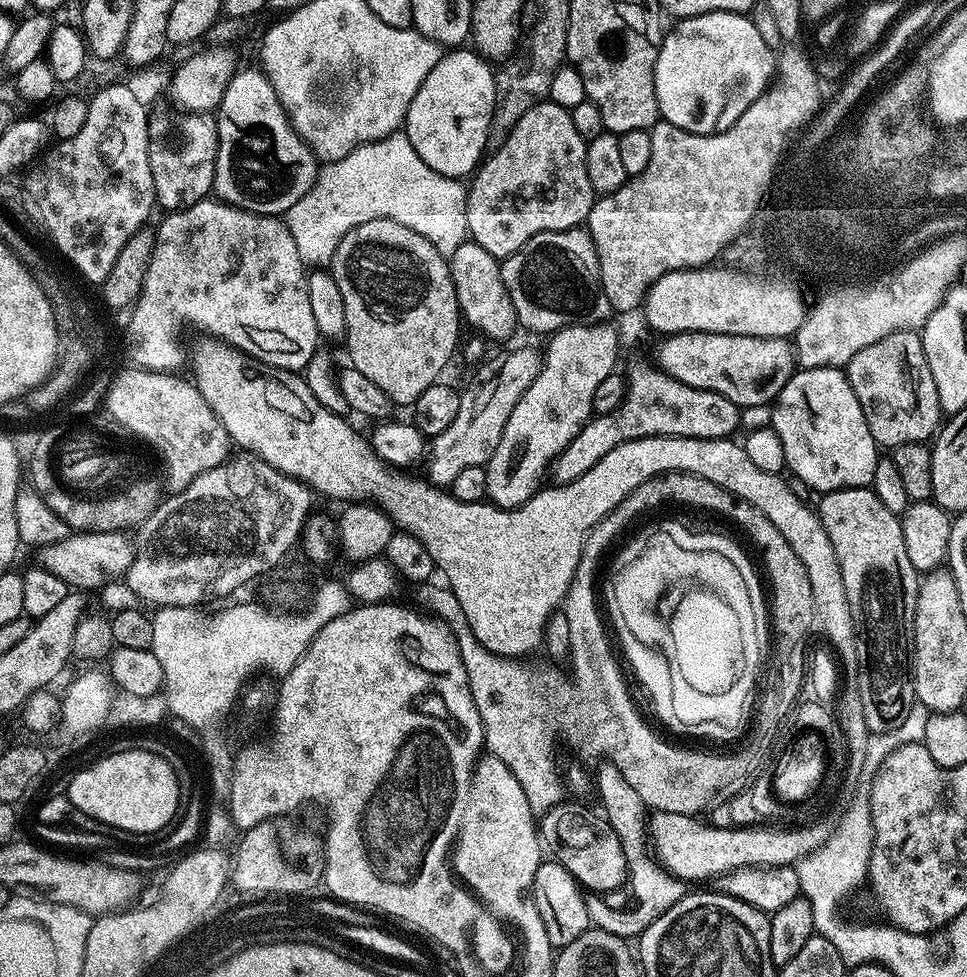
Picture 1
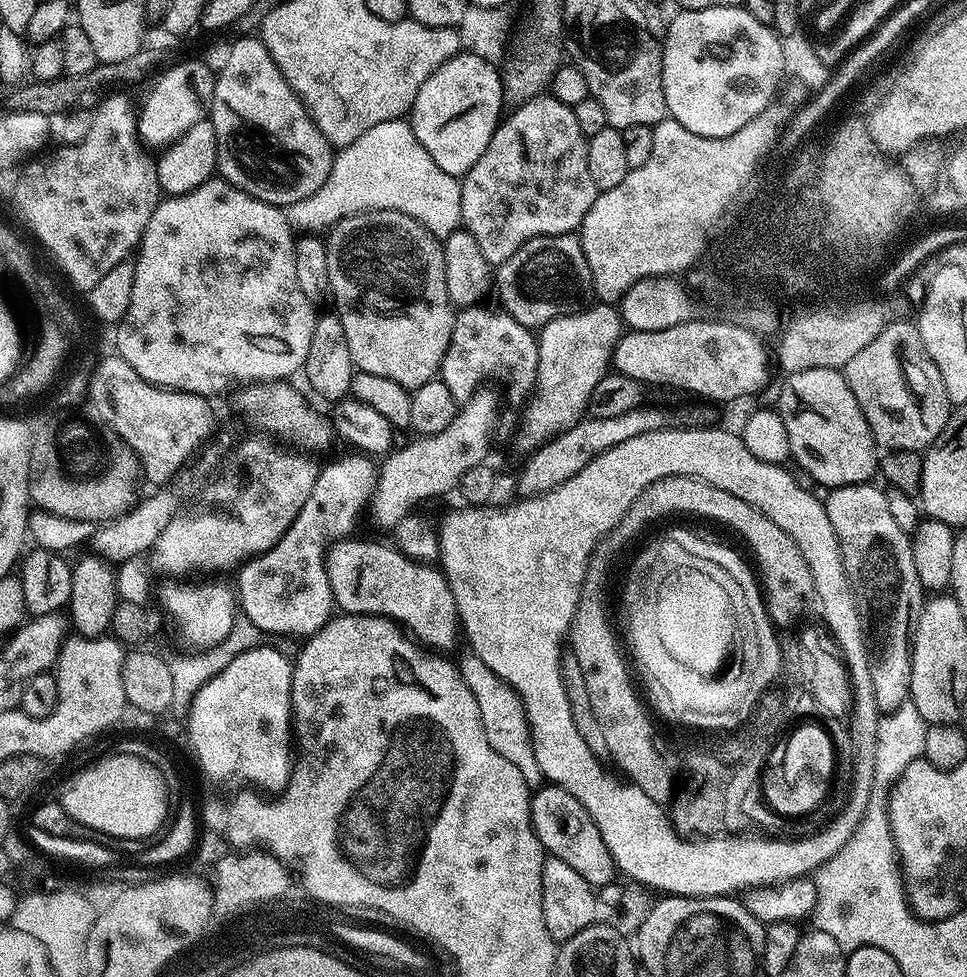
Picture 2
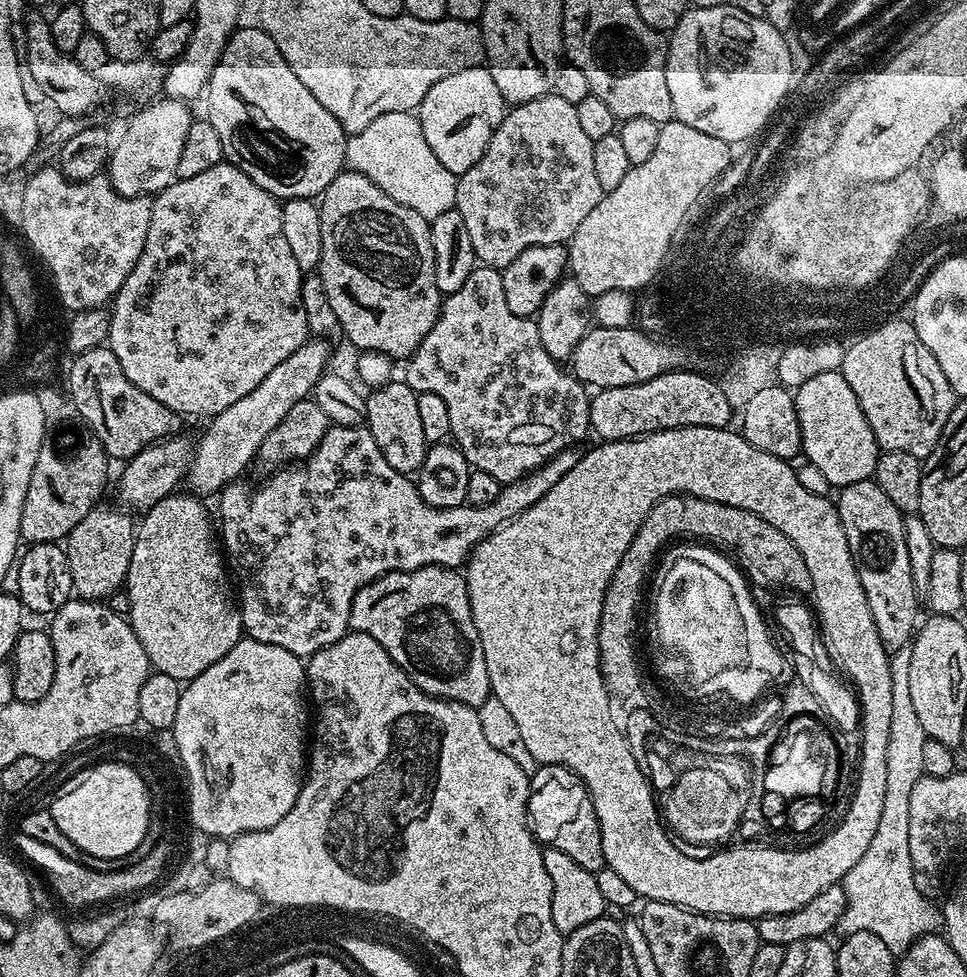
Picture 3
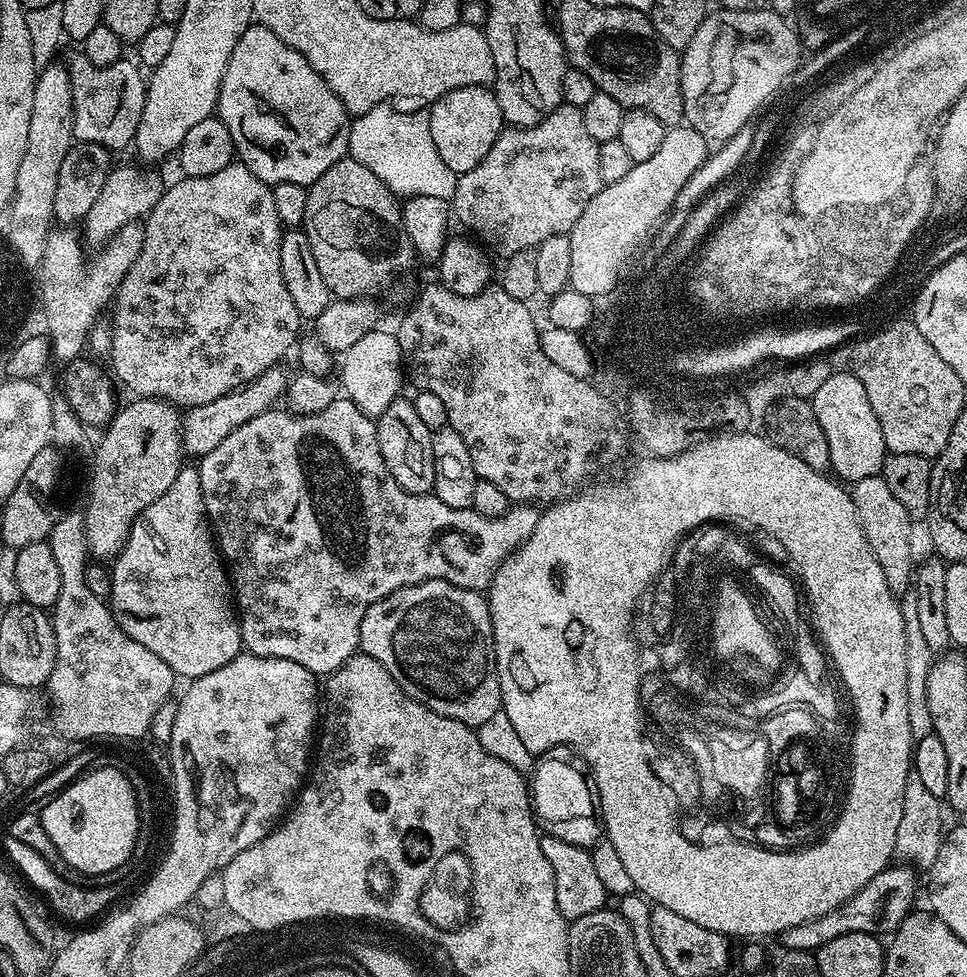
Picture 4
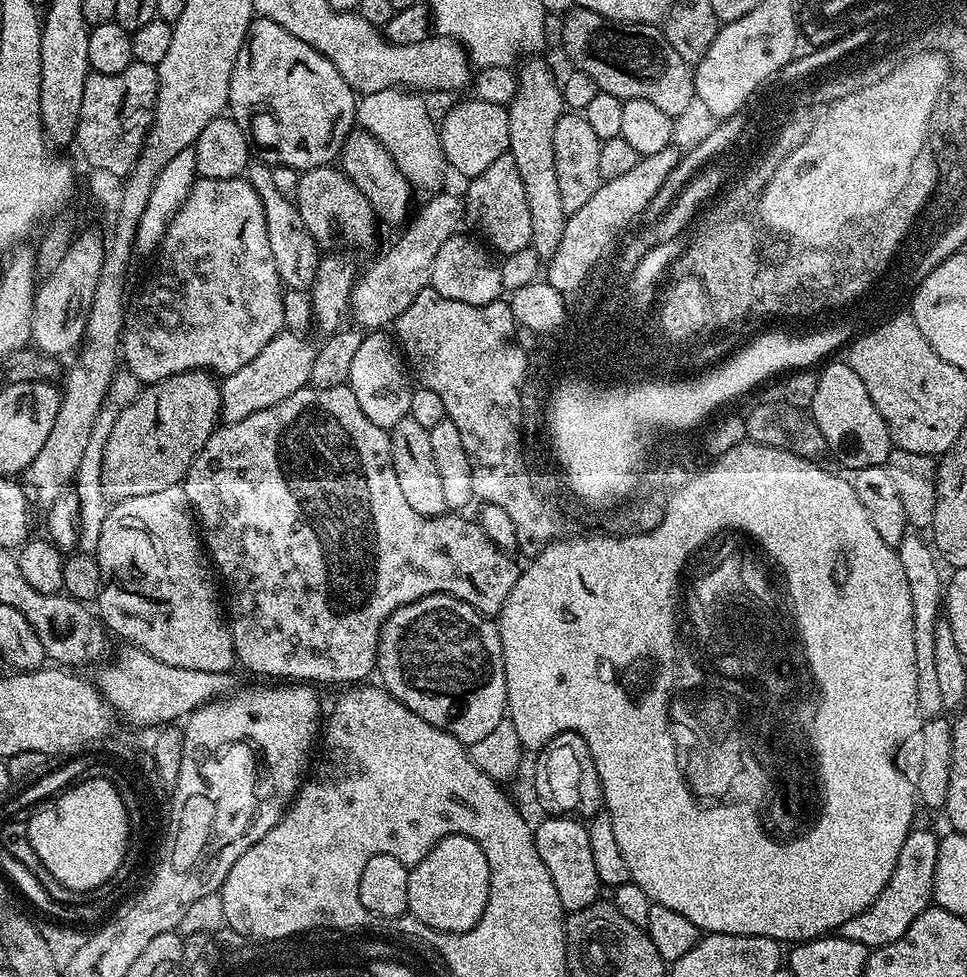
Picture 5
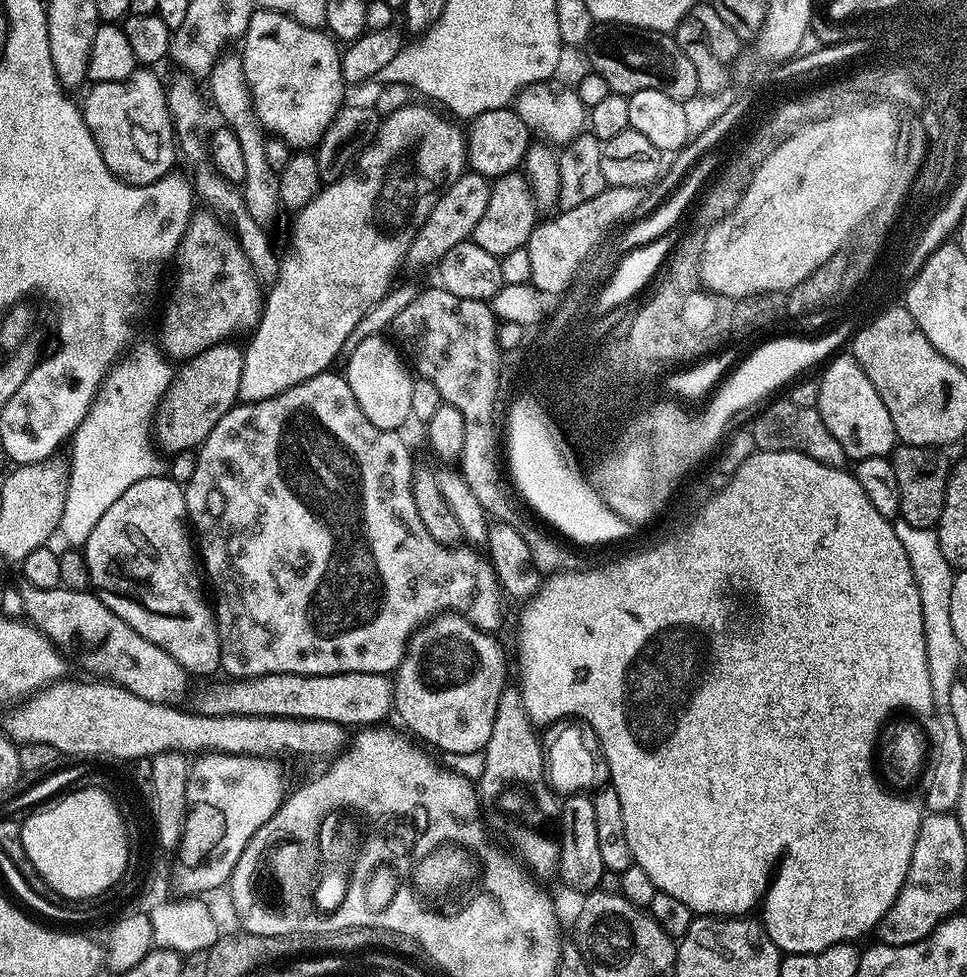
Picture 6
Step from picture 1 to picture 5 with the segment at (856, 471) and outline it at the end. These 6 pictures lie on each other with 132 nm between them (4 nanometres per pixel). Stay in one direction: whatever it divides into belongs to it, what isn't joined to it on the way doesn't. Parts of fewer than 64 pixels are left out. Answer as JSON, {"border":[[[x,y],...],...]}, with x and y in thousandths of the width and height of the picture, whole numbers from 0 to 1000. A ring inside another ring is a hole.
{"border":[[[876,371],[855,373],[847,378],[846,399],[842,403],[838,424],[842,432],[846,432],[846,440],[850,440],[859,466],[865,466],[878,481],[917,476],[918,466],[925,458],[922,446],[912,424],[908,424],[904,411],[900,411],[900,403],[896,401],[896,395],[891,395],[891,387],[883,383]]]}

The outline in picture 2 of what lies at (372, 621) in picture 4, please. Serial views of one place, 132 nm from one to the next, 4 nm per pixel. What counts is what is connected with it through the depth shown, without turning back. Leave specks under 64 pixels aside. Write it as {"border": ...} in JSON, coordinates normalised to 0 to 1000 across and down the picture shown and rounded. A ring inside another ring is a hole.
{"border":[[[368,552],[351,553],[337,566],[339,595],[343,601],[346,621],[362,631],[394,631],[398,635],[404,635],[440,664],[457,665],[453,663],[469,662],[472,650],[475,652],[478,647],[476,629],[472,627],[469,608],[458,584],[446,576],[425,573],[404,556],[383,557],[378,553]]]}

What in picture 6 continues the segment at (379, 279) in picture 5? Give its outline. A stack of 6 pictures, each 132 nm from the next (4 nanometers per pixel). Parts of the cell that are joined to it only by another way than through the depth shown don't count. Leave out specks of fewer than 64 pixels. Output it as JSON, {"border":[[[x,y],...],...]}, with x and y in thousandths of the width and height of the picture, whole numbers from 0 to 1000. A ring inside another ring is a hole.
{"border":[[[481,175],[480,179],[474,182],[474,186],[469,186],[469,190],[465,190],[455,200],[455,206],[451,208],[449,215],[445,215],[441,227],[434,232],[424,252],[421,269],[431,270],[434,274],[441,273],[442,270],[454,271],[458,262],[469,256],[474,248],[487,243],[490,231],[494,231],[498,218],[503,215],[503,207],[507,207],[506,185],[493,176]]]}

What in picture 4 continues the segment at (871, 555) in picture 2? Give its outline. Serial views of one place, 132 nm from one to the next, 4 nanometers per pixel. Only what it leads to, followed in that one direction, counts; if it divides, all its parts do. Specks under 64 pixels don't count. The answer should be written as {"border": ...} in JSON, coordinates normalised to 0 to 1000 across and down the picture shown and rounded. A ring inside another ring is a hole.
{"border":[[[913,486],[884,492],[880,496],[879,507],[891,542],[896,547],[896,555],[904,571],[908,571],[908,579],[912,579],[912,588],[916,588],[916,596],[928,608],[934,608],[938,602],[940,605],[945,594],[945,576],[943,577],[945,533],[937,526],[936,520],[929,515],[929,510],[920,506],[920,497],[916,497]]]}

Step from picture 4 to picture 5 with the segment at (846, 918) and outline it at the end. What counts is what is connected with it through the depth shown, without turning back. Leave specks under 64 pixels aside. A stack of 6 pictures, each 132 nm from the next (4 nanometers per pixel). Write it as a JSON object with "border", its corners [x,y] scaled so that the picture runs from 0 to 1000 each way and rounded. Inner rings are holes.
{"border":[[[951,845],[944,846],[940,852],[937,862],[933,866],[933,874],[927,883],[925,895],[920,899],[918,906],[908,915],[899,929],[891,931],[879,944],[875,944],[868,950],[868,957],[879,960],[883,964],[891,964],[899,972],[911,970],[937,956],[949,940],[965,924],[966,899],[968,898],[968,887],[970,886],[970,870],[972,862],[969,853],[959,852]]]}

